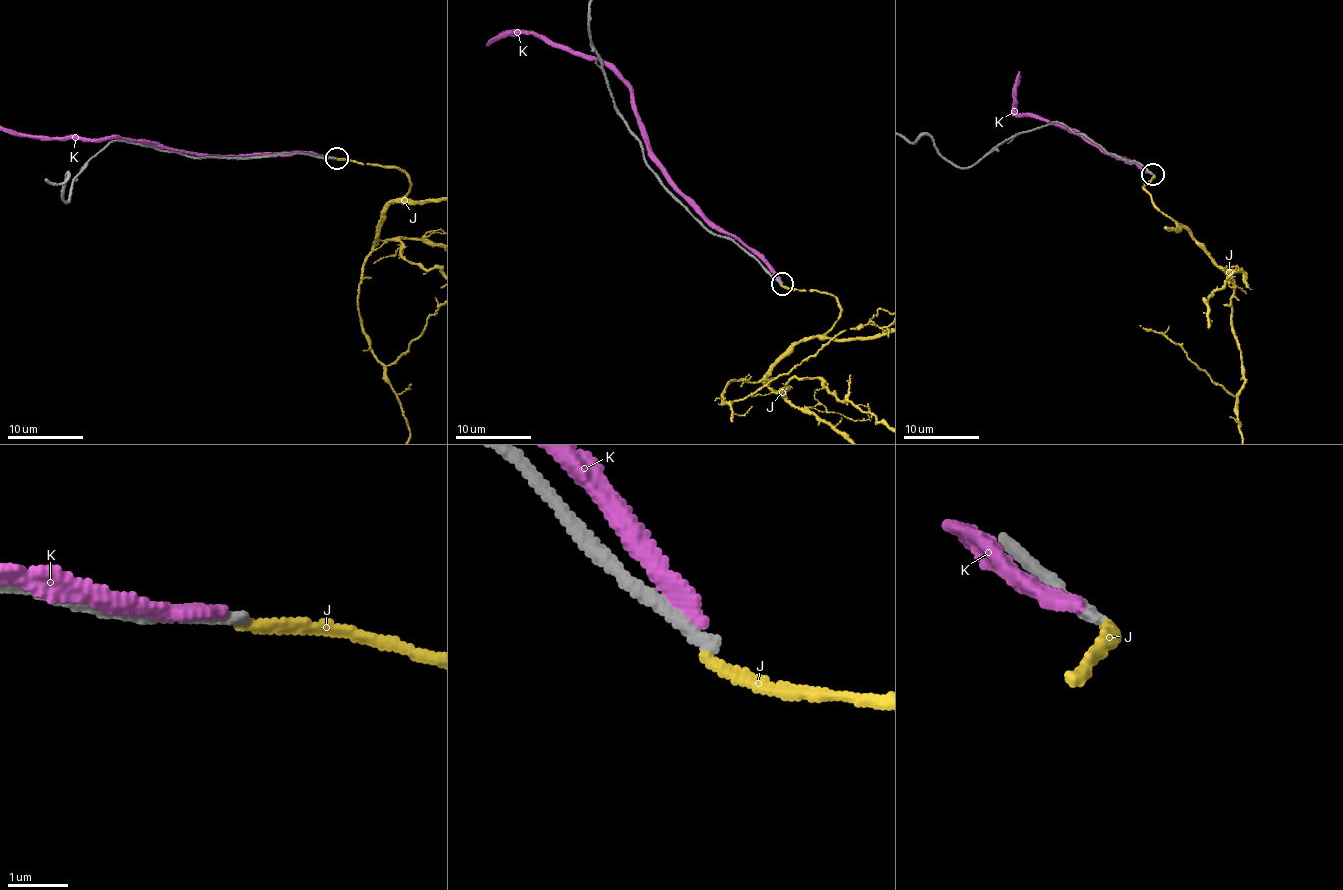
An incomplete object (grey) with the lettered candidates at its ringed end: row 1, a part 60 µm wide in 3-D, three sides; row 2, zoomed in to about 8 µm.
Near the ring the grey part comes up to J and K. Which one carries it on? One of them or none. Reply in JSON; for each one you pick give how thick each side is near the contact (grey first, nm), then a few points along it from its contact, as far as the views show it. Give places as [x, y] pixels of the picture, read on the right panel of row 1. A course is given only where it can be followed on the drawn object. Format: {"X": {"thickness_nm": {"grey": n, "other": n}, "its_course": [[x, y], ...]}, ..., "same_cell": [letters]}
{"same_cell": []}

